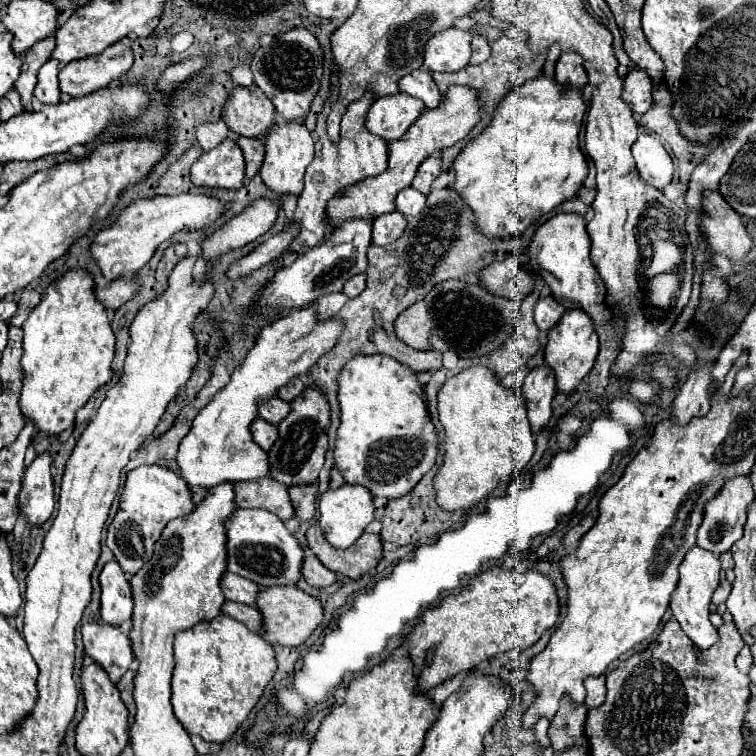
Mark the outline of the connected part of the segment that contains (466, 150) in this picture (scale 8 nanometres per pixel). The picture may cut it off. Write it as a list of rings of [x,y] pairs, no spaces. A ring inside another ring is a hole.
[[[562,52],[556,62],[556,82],[540,74],[536,80],[514,88],[494,112],[490,126],[470,140],[456,156],[452,168],[456,174],[454,190],[462,196],[464,204],[474,212],[474,224],[484,236],[520,236],[538,216],[552,212],[562,202],[576,196],[582,182],[588,176],[586,156],[578,146],[578,132],[586,112],[580,88],[586,86],[588,76],[584,72],[584,62],[574,52]]]

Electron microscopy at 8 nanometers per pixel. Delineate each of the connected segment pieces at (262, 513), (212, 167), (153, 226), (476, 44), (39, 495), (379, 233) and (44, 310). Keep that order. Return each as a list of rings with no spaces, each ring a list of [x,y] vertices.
[[[238,508],[232,512],[232,518],[226,522],[228,530],[228,572],[244,576],[258,586],[286,586],[296,584],[302,576],[302,560],[304,552],[300,542],[288,532],[284,522],[276,518],[276,514],[268,510],[248,510]]]
[[[224,140],[220,146],[204,152],[190,170],[190,180],[198,188],[238,190],[244,180],[242,150],[234,140]]]
[[[180,194],[180,196],[154,196],[148,200],[136,200],[122,210],[118,220],[100,230],[90,244],[90,254],[106,280],[124,278],[136,274],[154,254],[154,250],[166,242],[178,230],[200,230],[210,226],[224,212],[224,204],[204,194]]]
[[[472,32],[472,56],[470,56],[470,64],[480,64],[484,62],[484,58],[490,56],[490,46],[488,40],[476,32]]]
[[[44,452],[36,456],[36,460],[24,472],[24,486],[18,494],[18,508],[30,526],[44,524],[54,510],[54,486],[50,468],[52,458],[48,452]]]
[[[394,210],[392,214],[384,214],[374,220],[372,242],[376,246],[388,246],[388,244],[396,242],[404,230],[406,230],[406,216]]]
[[[78,270],[78,272],[68,272],[68,274],[64,274],[62,278],[58,278],[56,282],[52,282],[52,284],[48,286],[48,290],[46,290],[42,302],[40,302],[40,304],[30,312],[30,316],[26,318],[22,330],[24,330],[24,354],[22,354],[22,362],[20,362],[20,364],[22,364],[22,370],[24,370],[26,376],[22,378],[22,390],[20,390],[18,406],[20,406],[20,410],[22,410],[22,416],[24,416],[26,420],[34,422],[34,426],[36,426],[36,430],[38,430],[40,434],[44,434],[44,436],[58,436],[60,432],[68,430],[68,428],[74,424],[76,412],[88,402],[88,398],[90,398],[100,386],[104,386],[106,382],[112,380],[112,368],[110,368],[110,364],[112,364],[112,358],[114,358],[114,342],[116,342],[116,338],[114,338],[114,334],[112,334],[110,318],[108,318],[106,308],[96,302],[92,276],[88,276],[86,272],[80,272],[80,270]]]

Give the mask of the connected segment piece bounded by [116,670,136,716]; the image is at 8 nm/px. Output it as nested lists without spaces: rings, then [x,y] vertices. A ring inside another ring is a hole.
[[[128,670],[128,672],[120,678],[120,682],[116,684],[116,688],[118,688],[120,694],[122,694],[122,702],[126,704],[130,716],[134,716],[134,712],[136,712],[136,704],[134,704],[134,698],[132,698],[132,678],[134,678],[134,670]]]

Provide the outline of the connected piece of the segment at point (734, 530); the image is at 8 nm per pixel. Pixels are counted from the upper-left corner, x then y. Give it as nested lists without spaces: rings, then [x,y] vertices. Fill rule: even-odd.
[[[748,476],[728,478],[728,482],[724,482],[724,490],[720,490],[720,494],[716,494],[716,498],[712,498],[708,506],[704,506],[704,522],[700,524],[700,530],[696,534],[696,544],[714,554],[728,552],[732,544],[742,538],[742,526],[746,522],[746,506],[752,500],[754,500],[754,490]]]

